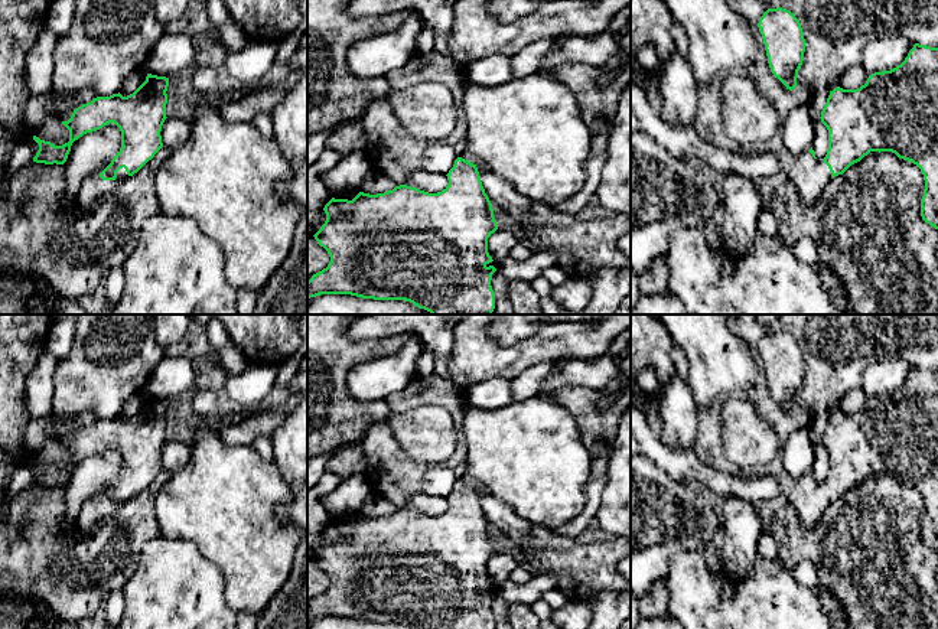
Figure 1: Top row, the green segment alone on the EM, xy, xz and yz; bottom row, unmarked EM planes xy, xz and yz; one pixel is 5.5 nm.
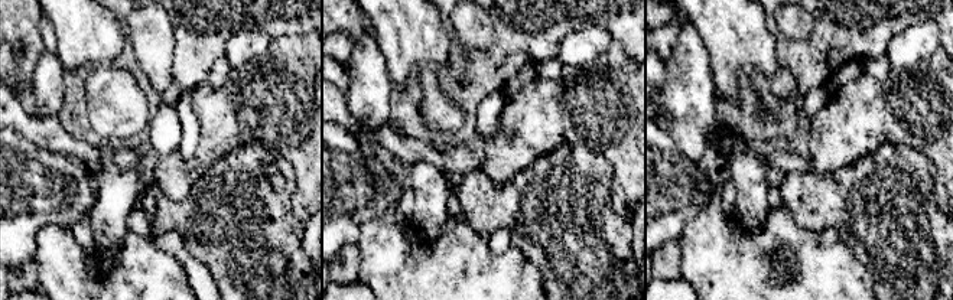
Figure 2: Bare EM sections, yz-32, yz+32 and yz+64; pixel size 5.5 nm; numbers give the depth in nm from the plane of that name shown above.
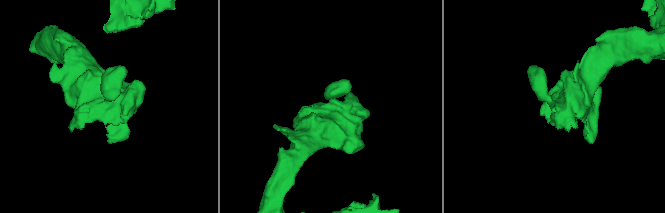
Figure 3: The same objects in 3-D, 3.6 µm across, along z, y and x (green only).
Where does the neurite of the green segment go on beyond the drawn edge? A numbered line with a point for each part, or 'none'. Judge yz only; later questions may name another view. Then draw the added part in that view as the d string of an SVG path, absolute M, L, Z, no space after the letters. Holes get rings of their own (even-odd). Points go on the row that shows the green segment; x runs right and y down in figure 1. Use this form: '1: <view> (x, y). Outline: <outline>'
1: yz (810, 176). Outline: M810 150L797 156L786 172L788 180L795 186L805 203L814 203L827 183L833 179L828 166L812 157Z

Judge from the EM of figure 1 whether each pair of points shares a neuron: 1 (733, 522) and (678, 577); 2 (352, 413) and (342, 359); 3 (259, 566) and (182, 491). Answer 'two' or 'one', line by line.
1: two
2: one
3: one

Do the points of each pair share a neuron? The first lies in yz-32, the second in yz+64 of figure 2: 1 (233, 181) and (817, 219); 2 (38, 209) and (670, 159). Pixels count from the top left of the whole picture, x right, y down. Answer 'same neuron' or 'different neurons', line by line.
1: same neuron
2: same neuron

